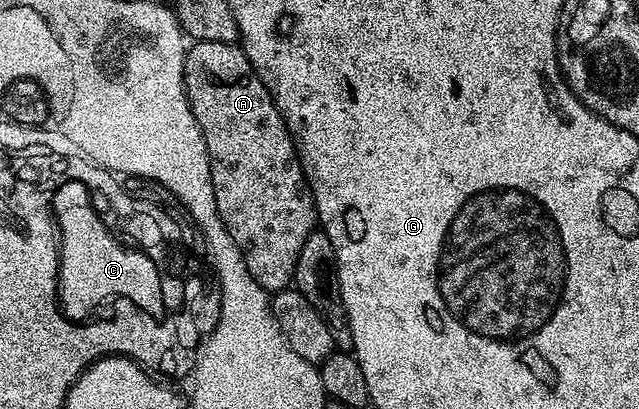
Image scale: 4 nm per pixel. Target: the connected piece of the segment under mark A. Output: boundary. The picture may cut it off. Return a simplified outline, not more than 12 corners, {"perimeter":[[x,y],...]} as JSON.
{"perimeter":[[237,44],[183,66],[219,218],[276,294],[317,207]]}

